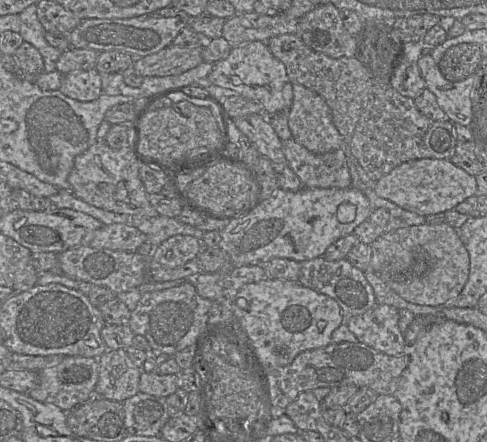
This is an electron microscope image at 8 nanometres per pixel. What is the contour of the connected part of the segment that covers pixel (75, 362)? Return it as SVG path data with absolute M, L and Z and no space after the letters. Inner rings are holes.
M66 356L56 366L38 372L39 383L28 395L46 404L53 404L65 412L95 396L98 382L99 363L97 358L84 356Z

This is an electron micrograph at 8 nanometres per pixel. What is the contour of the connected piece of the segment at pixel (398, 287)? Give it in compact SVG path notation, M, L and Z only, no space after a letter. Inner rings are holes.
M445 222L424 223L384 233L372 244L370 270L376 273L399 296L408 302L439 306L462 291L469 274L469 254L458 230ZM414 261L424 262L417 272L411 271Z

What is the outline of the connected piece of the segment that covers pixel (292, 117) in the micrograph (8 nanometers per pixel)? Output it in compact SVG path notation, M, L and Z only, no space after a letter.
M293 85L288 125L292 138L316 154L335 151L344 141L333 123L331 109L324 98L303 85Z

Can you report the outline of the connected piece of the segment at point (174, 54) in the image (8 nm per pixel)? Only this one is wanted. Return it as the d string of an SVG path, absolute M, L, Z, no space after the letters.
M203 46L168 47L144 57L134 58L130 71L144 77L182 74L203 62Z

